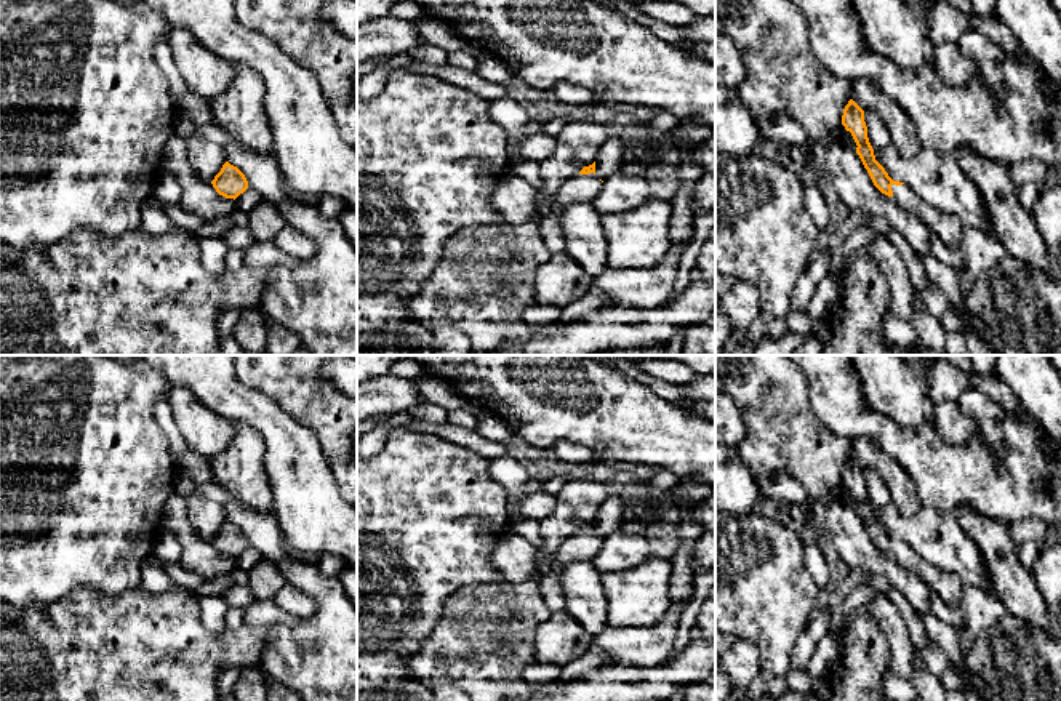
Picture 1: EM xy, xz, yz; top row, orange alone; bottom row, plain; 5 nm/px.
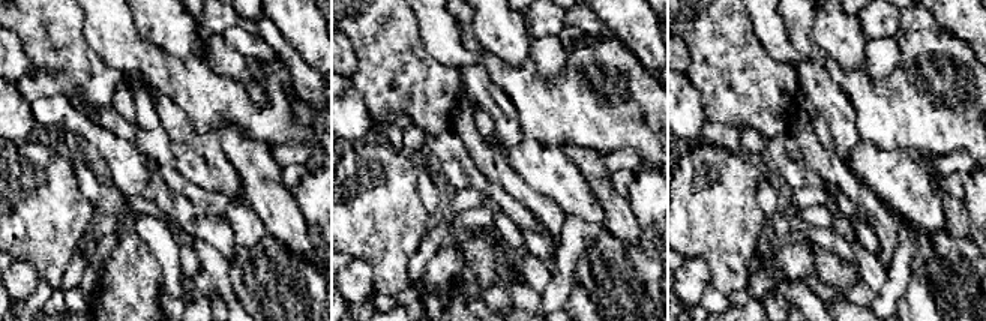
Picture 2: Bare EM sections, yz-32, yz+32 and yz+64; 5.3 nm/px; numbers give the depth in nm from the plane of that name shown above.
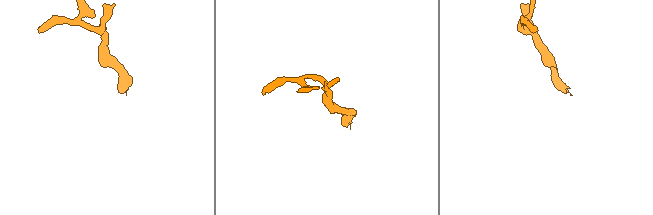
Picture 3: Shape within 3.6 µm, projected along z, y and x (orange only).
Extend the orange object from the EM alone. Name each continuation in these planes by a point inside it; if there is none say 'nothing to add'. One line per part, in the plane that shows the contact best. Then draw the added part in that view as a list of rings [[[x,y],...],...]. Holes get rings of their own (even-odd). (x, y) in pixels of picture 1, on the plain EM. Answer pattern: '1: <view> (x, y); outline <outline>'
1: yz (948, 586); outline [[[891,544],[893,557],[911,573],[919,576],[927,586],[931,587],[943,599],[943,602],[955,607],[962,602],[963,586],[960,578],[943,571],[928,563],[920,554],[909,547],[909,544]]]

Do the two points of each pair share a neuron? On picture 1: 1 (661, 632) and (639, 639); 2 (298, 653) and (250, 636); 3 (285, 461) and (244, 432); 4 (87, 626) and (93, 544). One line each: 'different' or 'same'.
1: same
2: different
3: different
4: different

